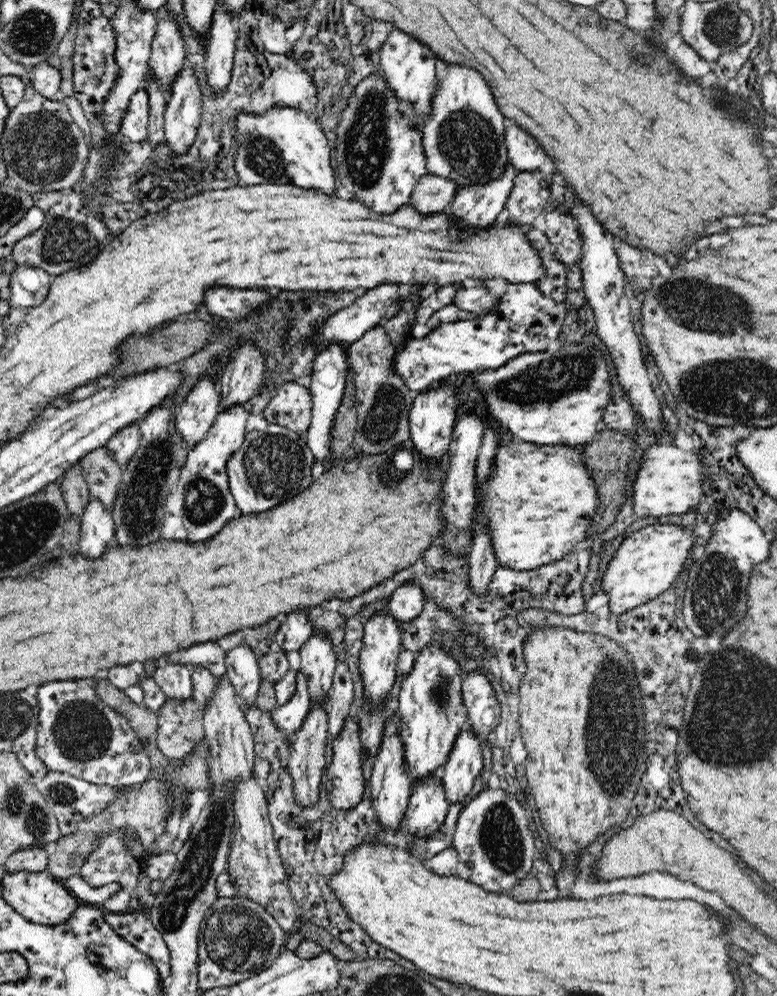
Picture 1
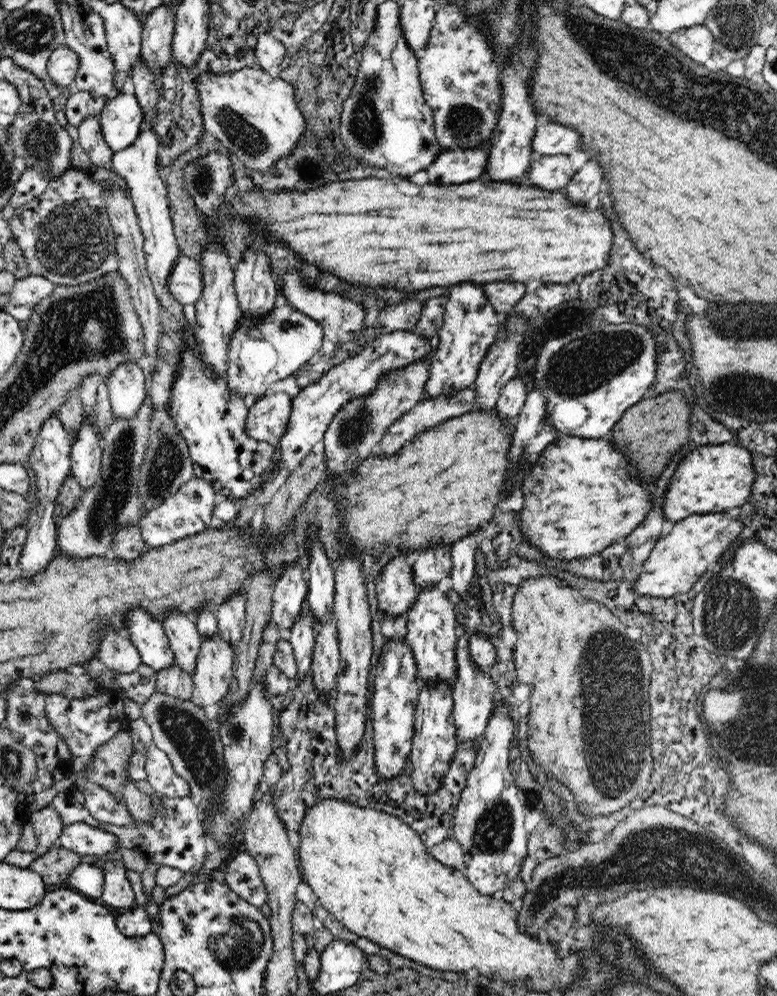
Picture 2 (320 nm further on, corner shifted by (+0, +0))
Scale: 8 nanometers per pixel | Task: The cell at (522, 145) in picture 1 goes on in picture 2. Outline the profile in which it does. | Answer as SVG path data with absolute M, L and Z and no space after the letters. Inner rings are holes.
M562 124L540 125L532 138L532 150L544 156L570 155L580 148L580 134Z

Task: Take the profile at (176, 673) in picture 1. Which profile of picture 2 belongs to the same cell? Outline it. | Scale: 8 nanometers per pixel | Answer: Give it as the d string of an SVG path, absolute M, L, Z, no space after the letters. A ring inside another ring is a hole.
M136 608L126 614L124 632L130 634L128 637L138 649L142 663L154 670L162 670L175 662L162 620Z

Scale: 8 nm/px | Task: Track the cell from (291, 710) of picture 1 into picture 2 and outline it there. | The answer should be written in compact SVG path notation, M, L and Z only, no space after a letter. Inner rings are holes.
M304 601L298 618L292 623L289 632L285 635L287 641L292 645L298 669L293 684L299 683L303 676L311 670L316 631L314 617L308 611L308 603Z

